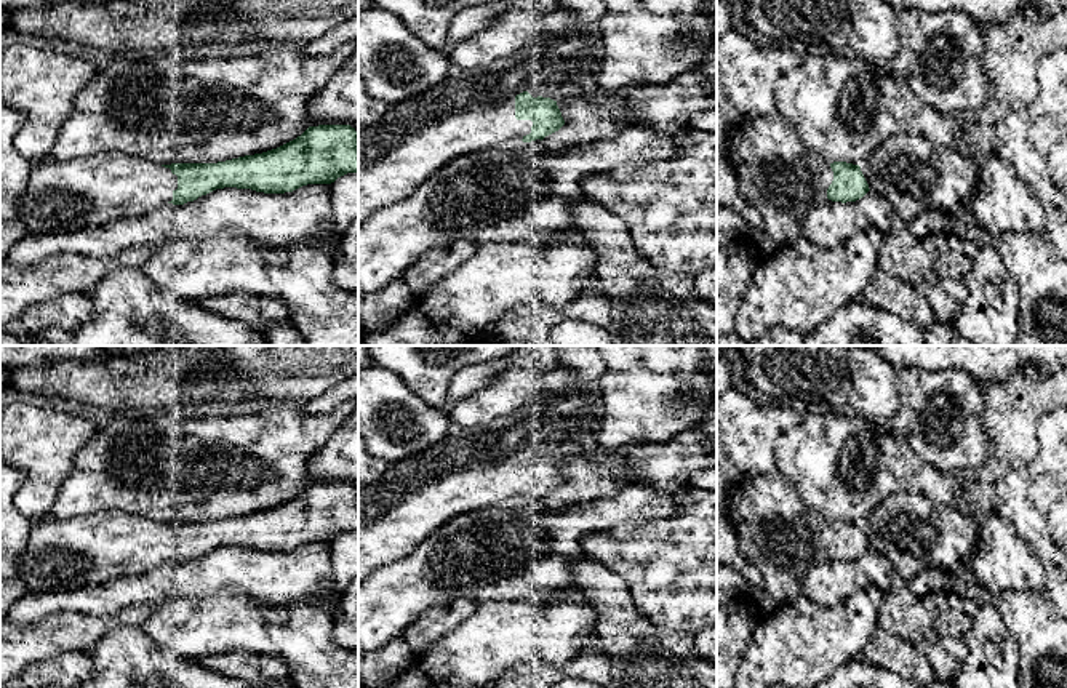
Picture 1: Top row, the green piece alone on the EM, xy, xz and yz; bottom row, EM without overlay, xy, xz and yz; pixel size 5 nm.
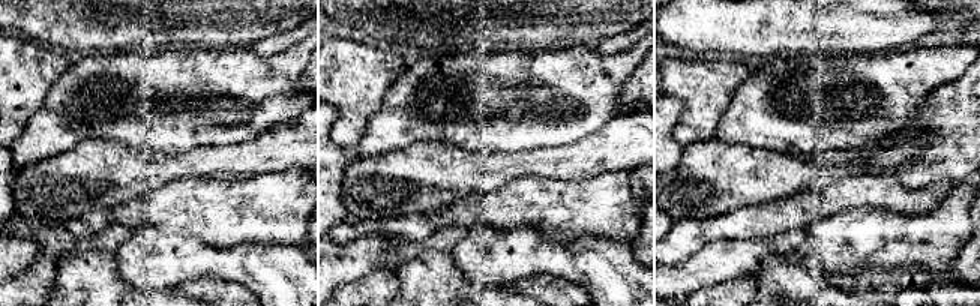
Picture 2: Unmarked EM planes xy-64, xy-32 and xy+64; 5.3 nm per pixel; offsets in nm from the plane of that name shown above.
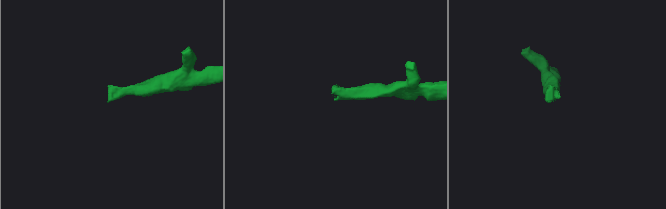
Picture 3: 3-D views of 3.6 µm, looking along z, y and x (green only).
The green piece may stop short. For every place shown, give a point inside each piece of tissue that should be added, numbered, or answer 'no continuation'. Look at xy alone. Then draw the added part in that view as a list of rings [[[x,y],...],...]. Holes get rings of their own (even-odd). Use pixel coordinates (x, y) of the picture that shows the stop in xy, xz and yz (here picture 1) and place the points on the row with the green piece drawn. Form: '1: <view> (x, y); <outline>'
1: xy (61, 196); [[[120,150],[34,162],[19,198],[29,234],[67,234],[147,214],[173,200],[178,176]]]

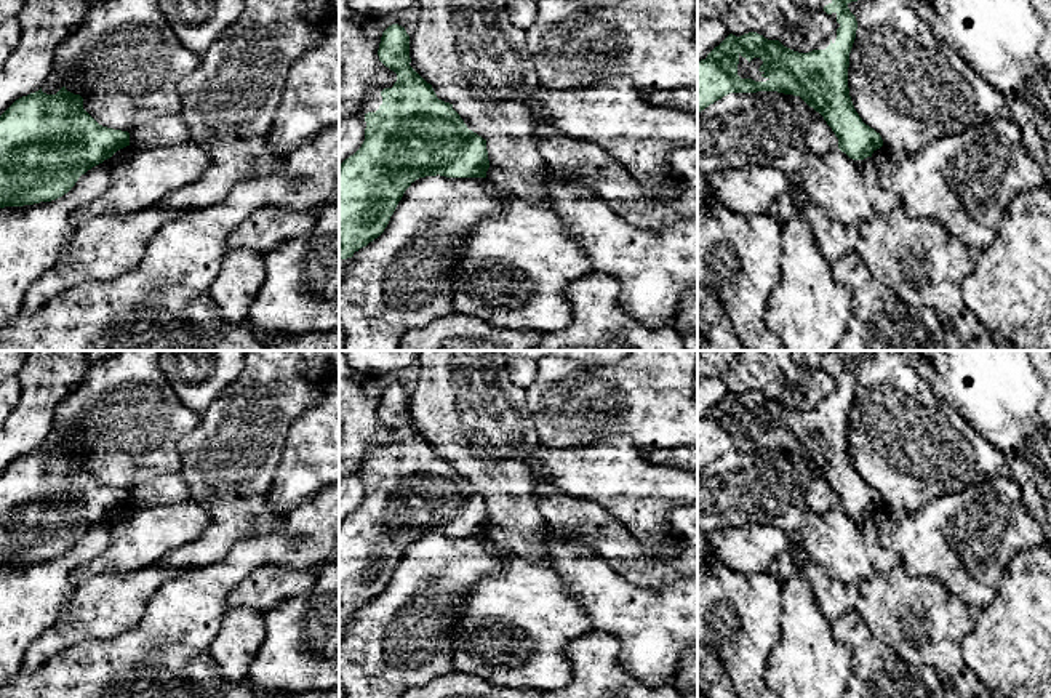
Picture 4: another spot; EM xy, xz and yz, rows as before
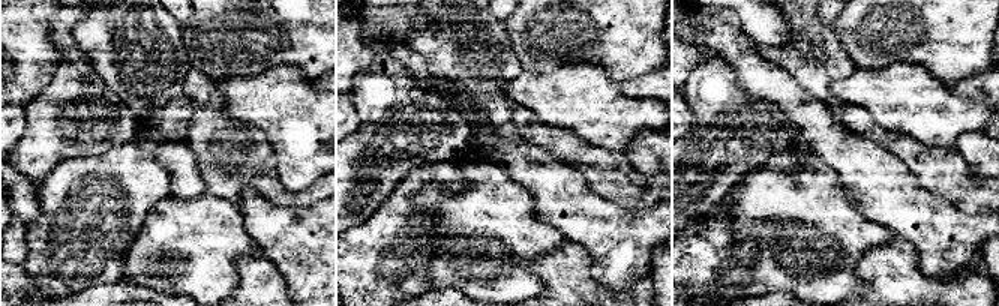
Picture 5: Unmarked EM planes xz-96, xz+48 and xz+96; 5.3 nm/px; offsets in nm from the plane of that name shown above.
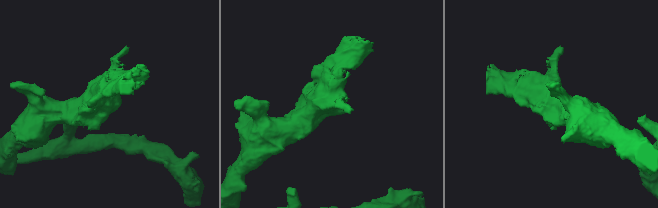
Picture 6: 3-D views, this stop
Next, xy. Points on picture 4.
no continuation

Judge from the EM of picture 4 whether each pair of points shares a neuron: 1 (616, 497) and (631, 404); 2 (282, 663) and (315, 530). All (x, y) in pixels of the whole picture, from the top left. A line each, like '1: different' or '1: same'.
1: different
2: different

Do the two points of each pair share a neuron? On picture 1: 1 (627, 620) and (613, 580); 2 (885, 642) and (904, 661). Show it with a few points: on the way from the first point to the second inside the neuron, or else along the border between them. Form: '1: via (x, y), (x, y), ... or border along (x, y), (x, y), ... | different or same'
1: via (618, 610), (613, 604), (613, 589) | same
2: via (890, 647), (899, 656) | same

